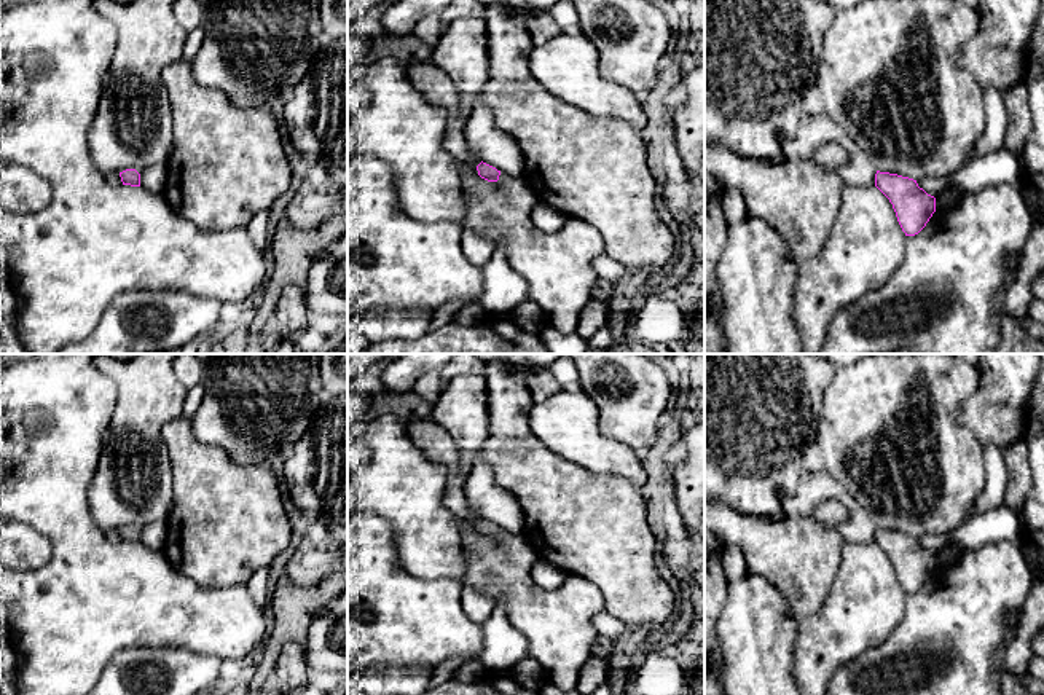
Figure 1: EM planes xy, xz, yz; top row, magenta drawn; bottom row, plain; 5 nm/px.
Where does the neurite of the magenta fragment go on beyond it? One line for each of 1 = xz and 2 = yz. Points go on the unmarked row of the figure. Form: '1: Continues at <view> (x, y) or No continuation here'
1: No continuation here
2: No continuation here

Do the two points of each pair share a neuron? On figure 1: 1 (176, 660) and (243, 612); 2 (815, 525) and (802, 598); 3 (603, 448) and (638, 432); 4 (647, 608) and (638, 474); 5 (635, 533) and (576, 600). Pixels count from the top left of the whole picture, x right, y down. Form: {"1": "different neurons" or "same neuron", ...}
{"1": "different neurons", "2": "same neuron", "3": "different neurons", "4": "different neurons", "5": "different neurons"}

